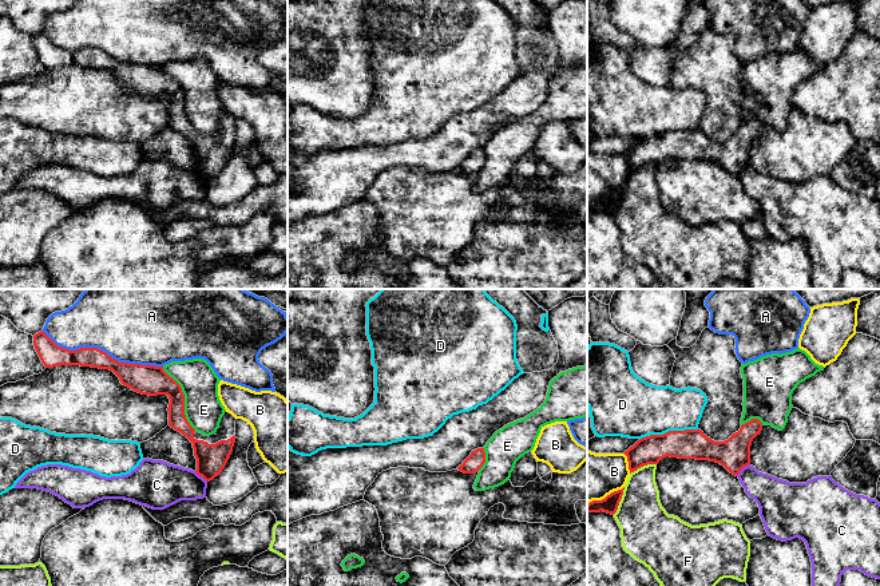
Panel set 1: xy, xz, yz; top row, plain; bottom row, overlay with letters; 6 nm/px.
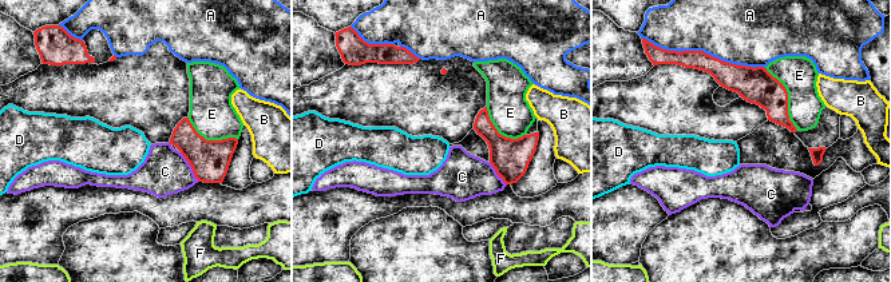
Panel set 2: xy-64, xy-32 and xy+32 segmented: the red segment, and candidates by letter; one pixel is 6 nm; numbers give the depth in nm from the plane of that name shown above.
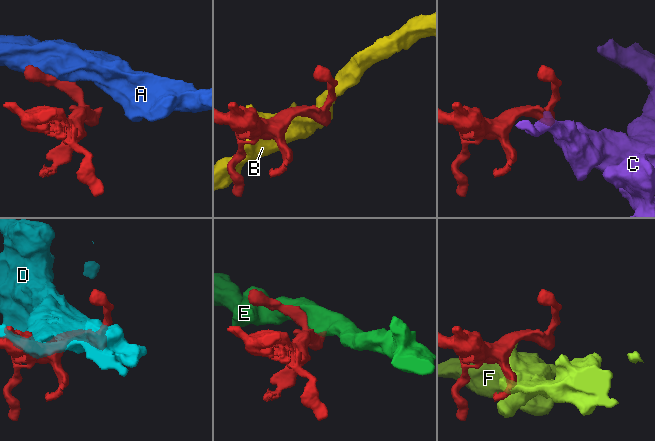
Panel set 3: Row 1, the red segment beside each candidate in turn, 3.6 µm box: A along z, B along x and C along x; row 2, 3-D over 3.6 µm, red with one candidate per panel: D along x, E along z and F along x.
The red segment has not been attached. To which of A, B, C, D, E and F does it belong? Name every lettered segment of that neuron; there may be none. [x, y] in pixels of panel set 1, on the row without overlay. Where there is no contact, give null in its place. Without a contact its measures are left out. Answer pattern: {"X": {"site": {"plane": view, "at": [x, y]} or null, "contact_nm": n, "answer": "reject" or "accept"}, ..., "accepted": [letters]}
{"A": {"site": {"plane": "xy", "at": [102, 51]}, "contact_nm": 750, "answer": "reject"}, "B": {"site": {"plane": "yz", "at": [629, 163]}, "contact_nm": 130, "answer": "reject"}, "C": {"site": {"plane": "yz", "at": [742, 167]}, "contact_nm": 120, "answer": "reject"}, "D": {"site": {"plane": "yz", "at": [669, 131]}, "contact_nm": 360, "answer": "reject"}, "E": {"site": {"plane": "xy", "at": [183, 99]}, "contact_nm": 440, "answer": "reject"}, "F": {"site": {"plane": "yz", "at": [619, 201]}, "contact_nm": 180, "answer": "reject"}, "accepted": []}

